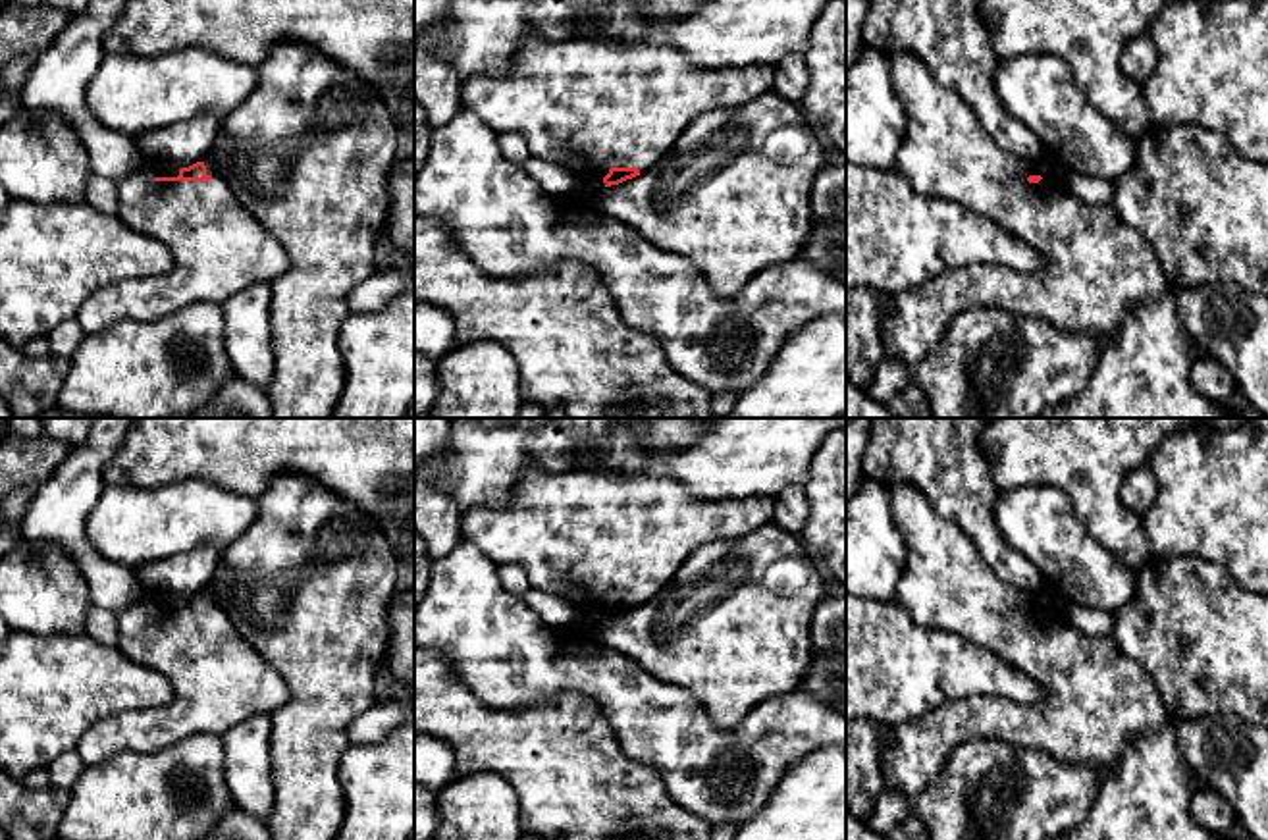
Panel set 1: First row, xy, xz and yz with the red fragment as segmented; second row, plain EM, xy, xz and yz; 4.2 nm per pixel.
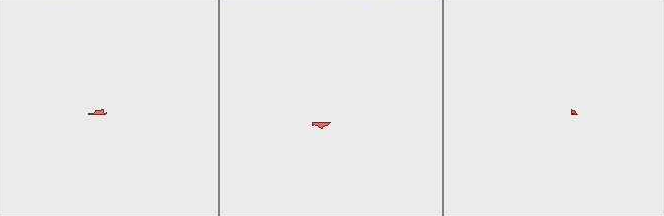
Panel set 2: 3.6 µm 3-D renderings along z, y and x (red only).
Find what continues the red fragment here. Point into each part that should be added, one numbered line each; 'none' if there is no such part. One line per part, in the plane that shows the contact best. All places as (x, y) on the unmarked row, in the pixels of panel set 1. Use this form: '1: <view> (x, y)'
1: xy (218, 679)

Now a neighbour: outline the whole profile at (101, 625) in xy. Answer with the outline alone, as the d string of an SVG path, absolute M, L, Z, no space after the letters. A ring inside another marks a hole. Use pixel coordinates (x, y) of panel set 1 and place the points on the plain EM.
M89 605L85 615L85 632L104 645L116 645L118 642L118 618L116 613Z

